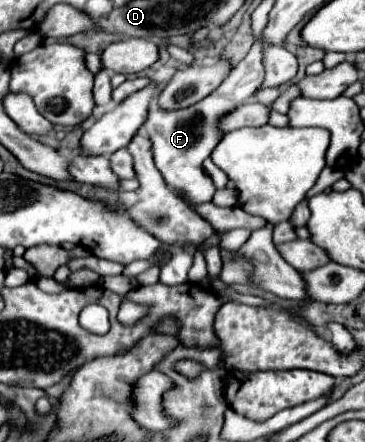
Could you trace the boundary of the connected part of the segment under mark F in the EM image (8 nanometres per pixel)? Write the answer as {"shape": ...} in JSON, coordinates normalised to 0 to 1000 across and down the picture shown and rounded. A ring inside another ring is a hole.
{"shape":[[[696,97],[685,120],[630,161],[630,170],[614,179],[614,188],[575,210],[564,224],[548,233],[493,247],[493,251],[444,251],[433,242],[411,247],[411,265],[400,274],[400,301],[416,319],[416,342],[422,342],[422,369],[433,387],[444,391],[455,419],[466,428],[493,432],[493,446],[537,473],[553,459],[575,459],[592,428],[575,400],[564,396],[553,369],[564,355],[575,355],[581,337],[603,319],[603,296],[597,296],[597,269],[636,251],[641,242],[663,238],[674,224],[696,215],[696,206],[718,192],[723,183],[723,152],[718,152],[718,102]]]}

